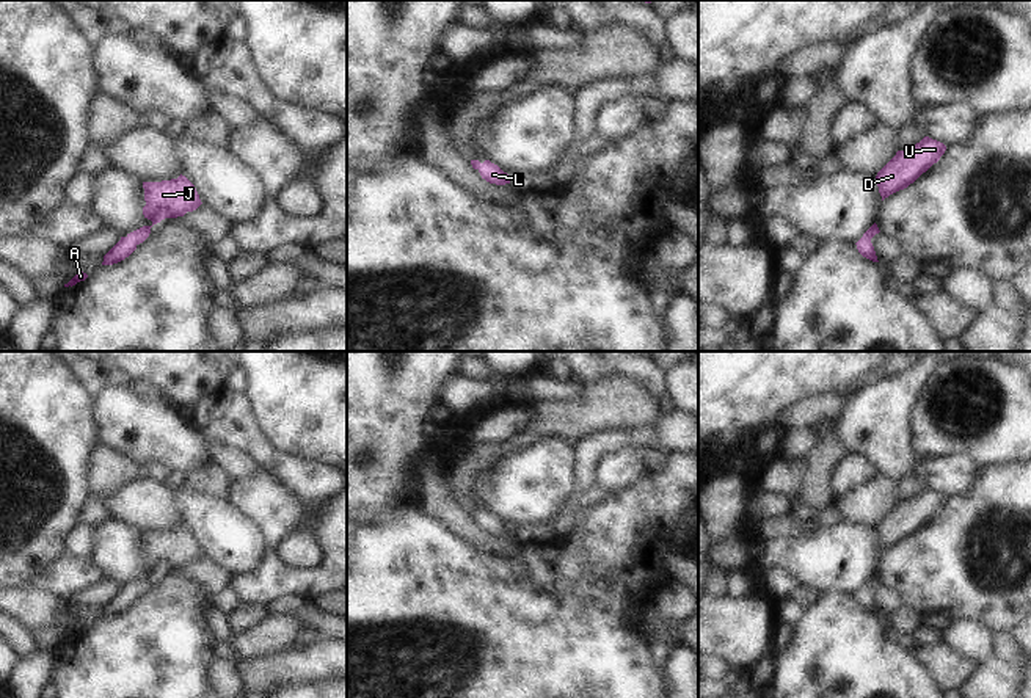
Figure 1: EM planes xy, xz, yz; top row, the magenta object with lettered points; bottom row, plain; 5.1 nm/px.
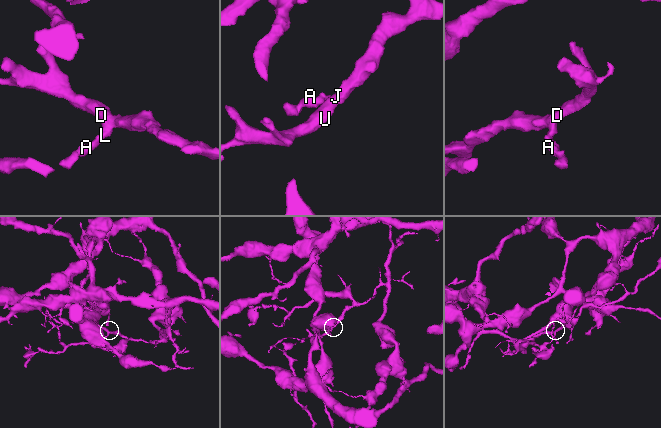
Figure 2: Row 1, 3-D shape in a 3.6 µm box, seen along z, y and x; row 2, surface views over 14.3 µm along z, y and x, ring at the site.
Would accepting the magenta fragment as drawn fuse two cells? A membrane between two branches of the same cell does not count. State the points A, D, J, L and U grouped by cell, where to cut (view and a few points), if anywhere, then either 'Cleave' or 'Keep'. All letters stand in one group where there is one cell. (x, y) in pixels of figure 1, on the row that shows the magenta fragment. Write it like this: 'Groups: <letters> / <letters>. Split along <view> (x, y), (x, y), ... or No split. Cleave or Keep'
Groups: A D J L U. No split. Keep

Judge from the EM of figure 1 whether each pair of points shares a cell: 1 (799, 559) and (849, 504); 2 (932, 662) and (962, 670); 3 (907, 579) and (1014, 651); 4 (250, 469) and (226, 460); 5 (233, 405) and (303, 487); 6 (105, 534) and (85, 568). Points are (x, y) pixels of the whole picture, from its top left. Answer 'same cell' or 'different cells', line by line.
1: different cells
2: same cell
3: different cells
4: same cell
5: same cell
6: different cells

